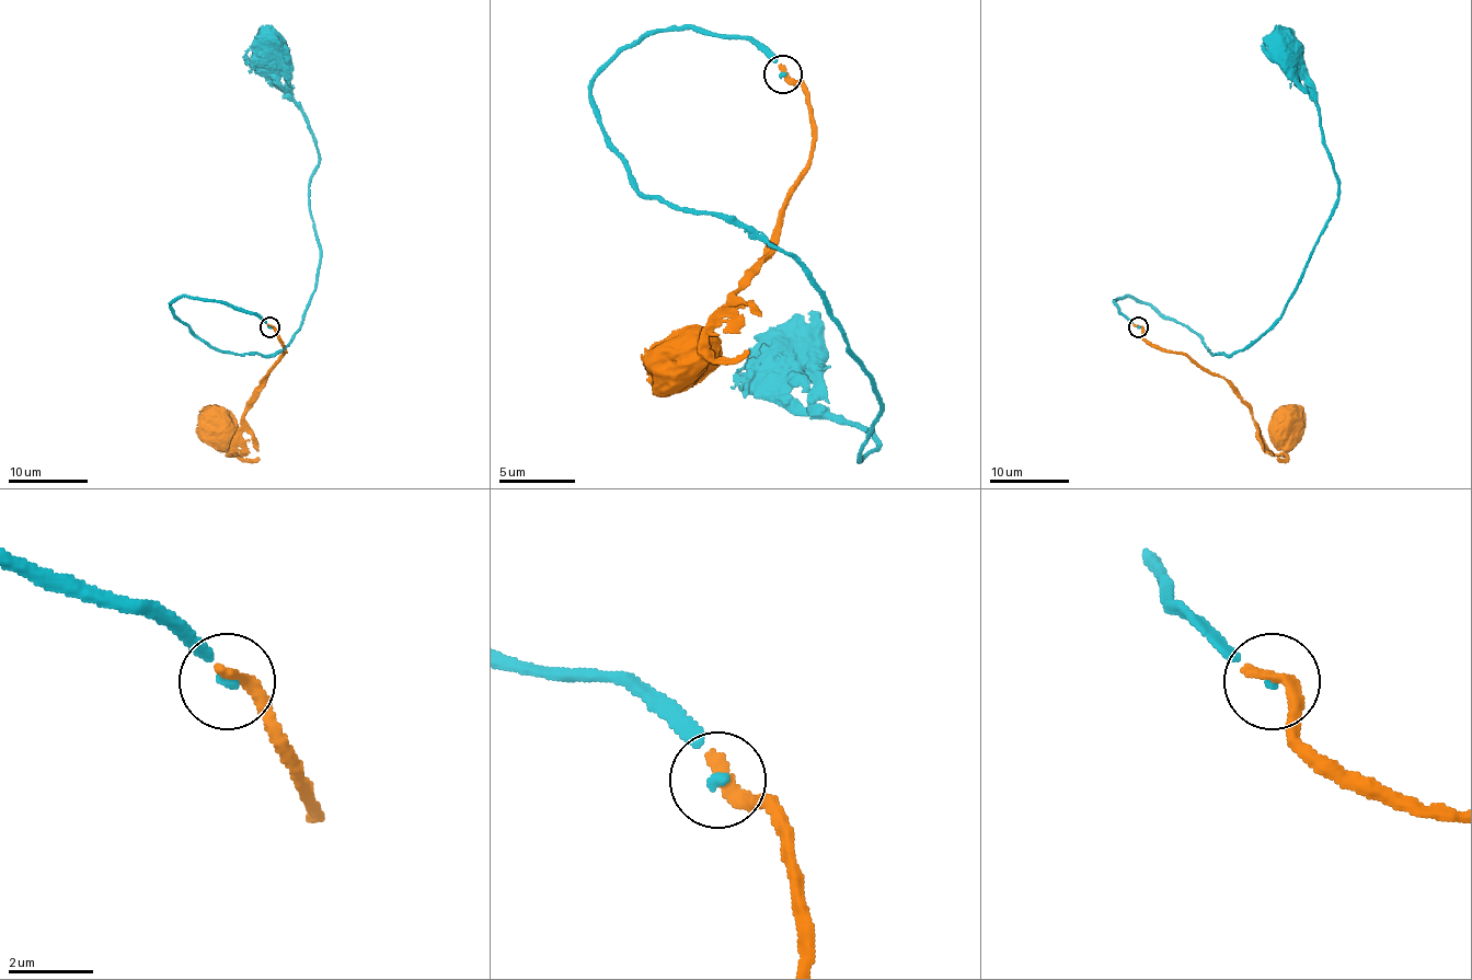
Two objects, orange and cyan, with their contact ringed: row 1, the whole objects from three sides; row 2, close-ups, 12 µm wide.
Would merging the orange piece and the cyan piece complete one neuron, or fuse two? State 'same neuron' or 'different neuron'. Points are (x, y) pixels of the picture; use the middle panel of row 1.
different neuron

